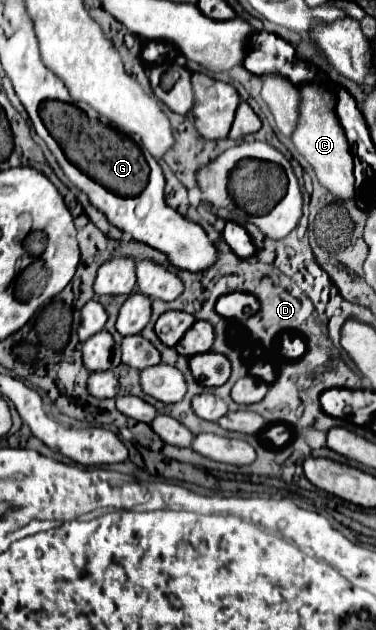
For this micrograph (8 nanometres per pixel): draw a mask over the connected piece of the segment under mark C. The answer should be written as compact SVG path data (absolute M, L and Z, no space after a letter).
M303 84L301 92L301 116L299 124L291 136L297 152L313 166L315 176L321 186L325 186L333 196L349 200L355 196L355 176L353 176L353 156L345 132L335 116L335 98L325 86Z

